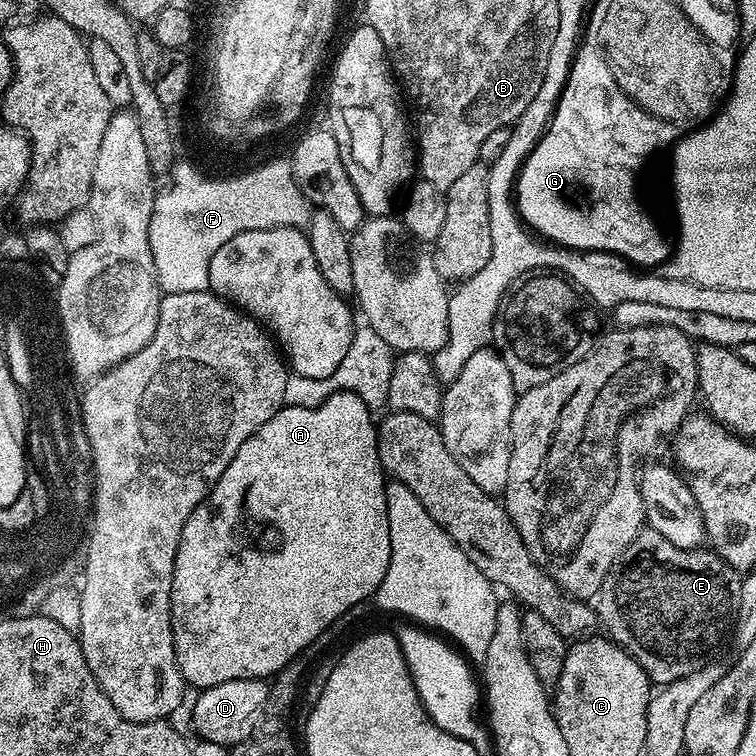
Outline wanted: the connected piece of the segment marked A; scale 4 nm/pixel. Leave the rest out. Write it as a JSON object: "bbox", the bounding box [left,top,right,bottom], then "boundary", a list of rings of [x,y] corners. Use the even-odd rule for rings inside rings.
{"bbox":[170,392,392,690],"boundary":[[[336,392],[313,408],[283,406],[265,425],[258,427],[246,442],[242,442],[242,446],[238,446],[238,454],[230,458],[230,466],[222,470],[206,499],[196,507],[194,514],[190,514],[190,518],[186,518],[186,526],[182,526],[182,538],[178,542],[178,554],[174,558],[170,594],[174,654],[185,685],[203,690],[218,686],[218,682],[234,682],[238,678],[263,680],[275,677],[290,661],[307,650],[336,619],[341,618],[350,606],[375,597],[382,578],[386,578],[392,547],[388,521],[390,501],[384,489],[386,473],[378,458],[378,424],[375,419],[372,421],[372,417],[373,410],[358,394],[352,392]]]}

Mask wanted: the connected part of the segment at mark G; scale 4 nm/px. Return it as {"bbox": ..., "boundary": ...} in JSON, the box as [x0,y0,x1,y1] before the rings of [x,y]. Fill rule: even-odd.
{"bbox":[514,42,672,264],"boundary":[[[584,42],[577,47],[556,112],[547,121],[545,128],[548,129],[541,140],[539,137],[535,141],[532,153],[520,167],[514,185],[514,202],[523,206],[524,216],[528,216],[536,228],[544,228],[548,236],[556,236],[556,240],[564,240],[564,244],[616,248],[616,252],[624,252],[624,256],[632,256],[632,260],[652,264],[652,260],[660,260],[660,256],[668,252],[668,244],[664,244],[664,236],[656,232],[656,224],[636,208],[636,200],[632,200],[632,172],[636,172],[636,164],[652,152],[652,144],[668,144],[668,140],[672,140],[672,128],[638,110],[635,102],[618,86],[603,47],[590,43],[596,42]]]}

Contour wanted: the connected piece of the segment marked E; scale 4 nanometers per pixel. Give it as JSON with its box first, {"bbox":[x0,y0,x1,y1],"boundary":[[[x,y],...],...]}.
{"bbox":[594,526,741,686],"boundary":[[[645,526],[613,562],[594,597],[594,607],[602,628],[604,624],[603,631],[637,660],[653,685],[663,686],[694,674],[723,642],[724,635],[733,631],[740,609],[741,579],[741,573],[715,552],[674,546],[674,542],[666,542],[662,534]]]}

